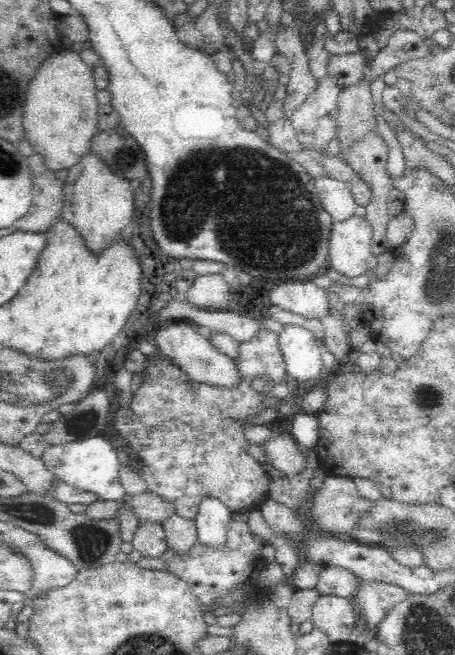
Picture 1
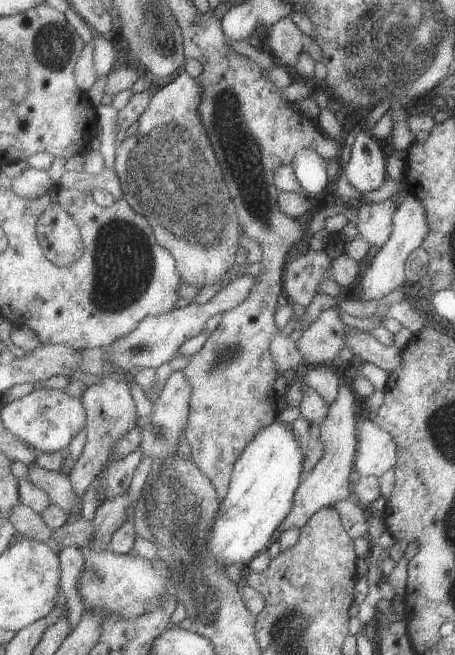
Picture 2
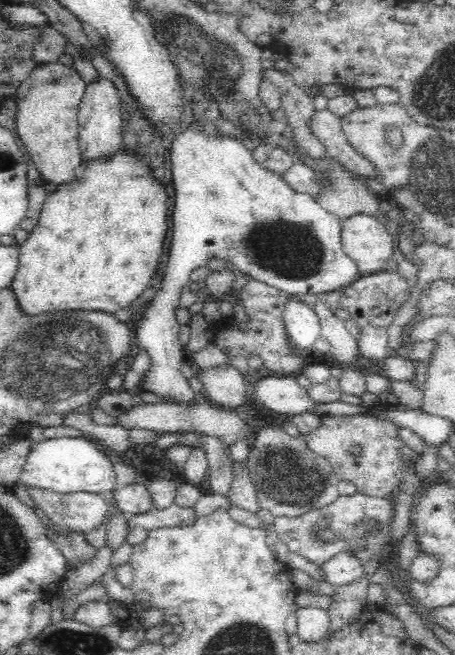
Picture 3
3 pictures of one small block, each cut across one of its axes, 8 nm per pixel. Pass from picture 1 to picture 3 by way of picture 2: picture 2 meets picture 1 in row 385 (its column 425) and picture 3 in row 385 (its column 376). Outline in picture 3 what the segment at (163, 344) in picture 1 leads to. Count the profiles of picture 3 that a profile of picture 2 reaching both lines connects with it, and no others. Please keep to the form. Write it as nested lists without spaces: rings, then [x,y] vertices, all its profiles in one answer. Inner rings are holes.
[[[268,375],[255,382],[252,400],[272,412],[297,415],[302,412],[312,413],[315,408],[315,403],[308,398],[295,377]]]

